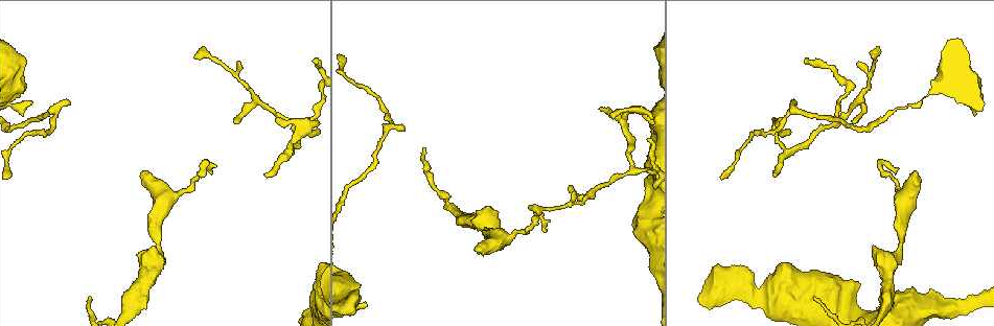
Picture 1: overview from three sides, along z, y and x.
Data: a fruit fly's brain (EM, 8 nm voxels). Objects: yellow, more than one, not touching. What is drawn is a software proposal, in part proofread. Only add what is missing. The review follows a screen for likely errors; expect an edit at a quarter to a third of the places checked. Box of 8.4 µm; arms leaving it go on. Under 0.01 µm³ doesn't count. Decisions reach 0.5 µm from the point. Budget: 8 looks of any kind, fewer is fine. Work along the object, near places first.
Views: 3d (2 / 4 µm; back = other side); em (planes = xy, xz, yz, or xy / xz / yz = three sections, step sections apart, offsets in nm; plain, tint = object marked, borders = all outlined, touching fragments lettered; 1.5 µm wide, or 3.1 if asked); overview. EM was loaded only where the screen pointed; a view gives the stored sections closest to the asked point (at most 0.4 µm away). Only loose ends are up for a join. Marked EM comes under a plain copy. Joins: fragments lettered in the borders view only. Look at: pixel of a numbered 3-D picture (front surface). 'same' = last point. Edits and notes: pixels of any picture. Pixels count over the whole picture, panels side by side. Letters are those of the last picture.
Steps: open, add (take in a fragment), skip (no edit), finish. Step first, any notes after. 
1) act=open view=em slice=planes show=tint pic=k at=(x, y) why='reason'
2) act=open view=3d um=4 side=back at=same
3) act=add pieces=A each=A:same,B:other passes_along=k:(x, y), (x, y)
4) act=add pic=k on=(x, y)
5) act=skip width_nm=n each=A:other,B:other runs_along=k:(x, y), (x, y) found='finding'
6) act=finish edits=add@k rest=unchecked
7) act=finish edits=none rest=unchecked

act=open view=3d um=4 pic=1 at=(31, 103) why='free end'

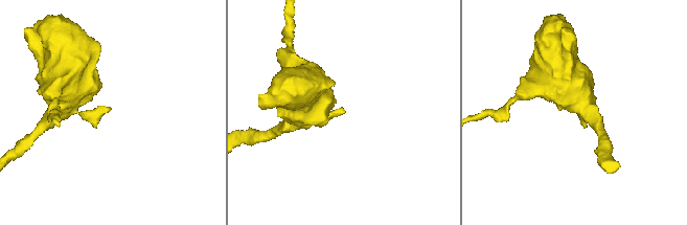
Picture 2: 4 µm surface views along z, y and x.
act=open view=em slice=xy step=8 show=tint pic=2 at=(343, 112) why='need the tissue'

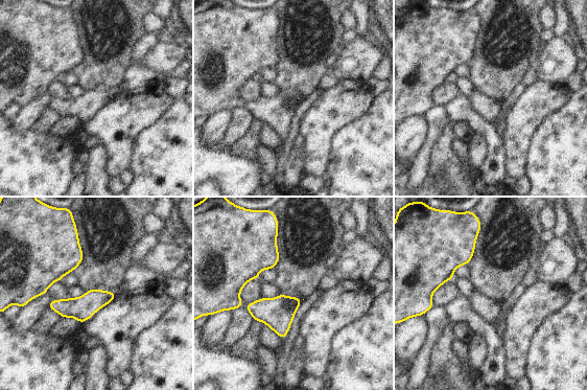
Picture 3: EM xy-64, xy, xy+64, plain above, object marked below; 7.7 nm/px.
act=open view=em slice=planes show=borders at=same why='cut it another way'

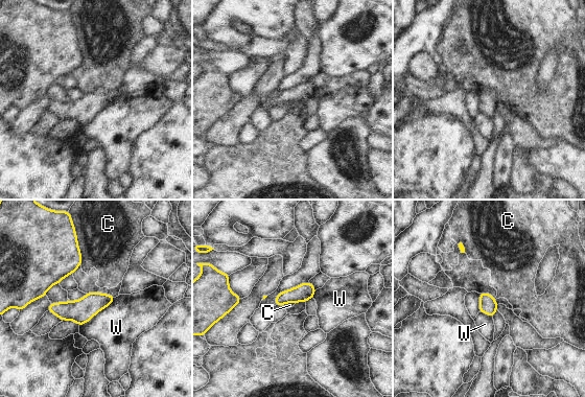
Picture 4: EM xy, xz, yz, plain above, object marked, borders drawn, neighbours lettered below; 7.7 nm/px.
act=skip width_nm=140 each=C:other,W:other border=4:(116, 297), (110, 304), (79, 326) found='no lettered fragment goes on from it'

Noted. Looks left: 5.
act=open view=em slice=xy step=4 show=borders pic=1 at=(144, 171) why='an open end'

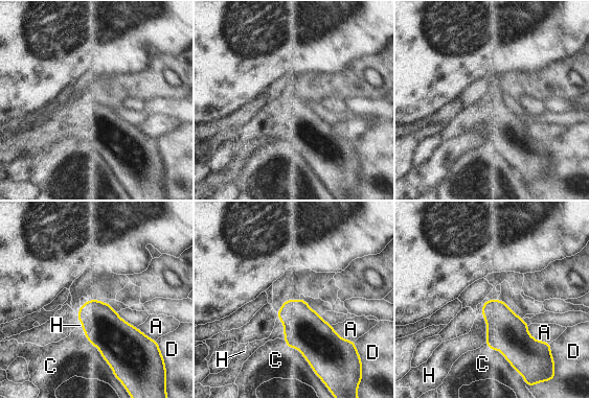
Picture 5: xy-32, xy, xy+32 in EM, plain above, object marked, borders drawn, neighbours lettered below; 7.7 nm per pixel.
act=open view=em slice=planes show=borders at=same

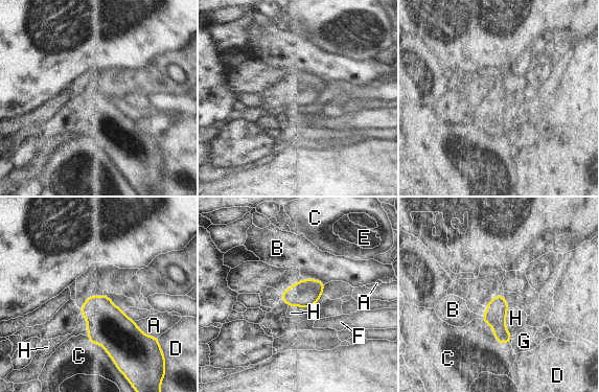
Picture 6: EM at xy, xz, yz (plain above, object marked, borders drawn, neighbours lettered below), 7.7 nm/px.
act=skip longest_contact=C:340nm each=A:other,B:other,C:other,D:other,E:other,F:other,G:other,H:other border=6:(507, 308), (506, 330), (511, 336) found='none of them fits'

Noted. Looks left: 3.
act=open view=em slice=yz step=4 show=tint pic=1 at=(424, 149) why='free end'

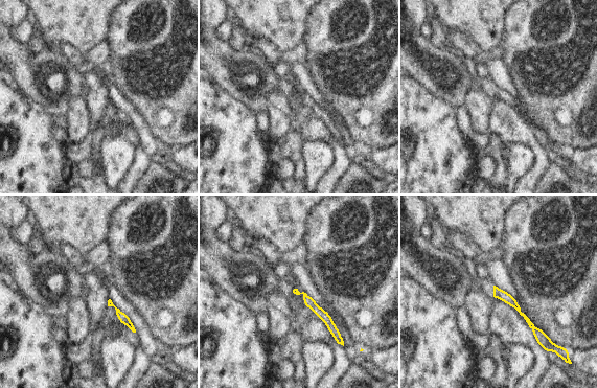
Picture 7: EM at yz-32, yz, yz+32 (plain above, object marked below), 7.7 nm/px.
act=open view=em slice=planes show=borders at=same

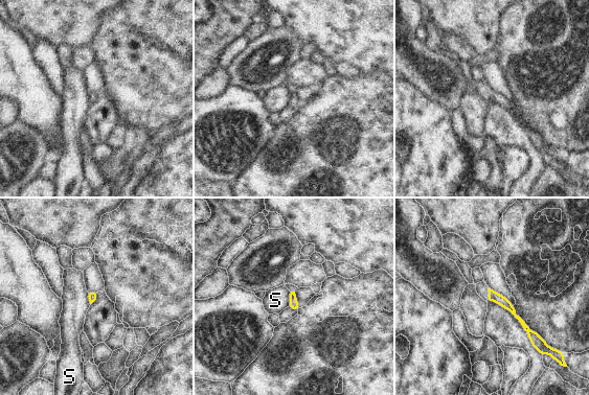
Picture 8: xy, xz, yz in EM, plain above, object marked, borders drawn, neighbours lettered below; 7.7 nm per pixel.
act=skip each=S:other border=8:(291, 292), (287, 306) found='no lettered fragment goes on from it'

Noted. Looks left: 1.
act=finish edits=none rest=unchecked

